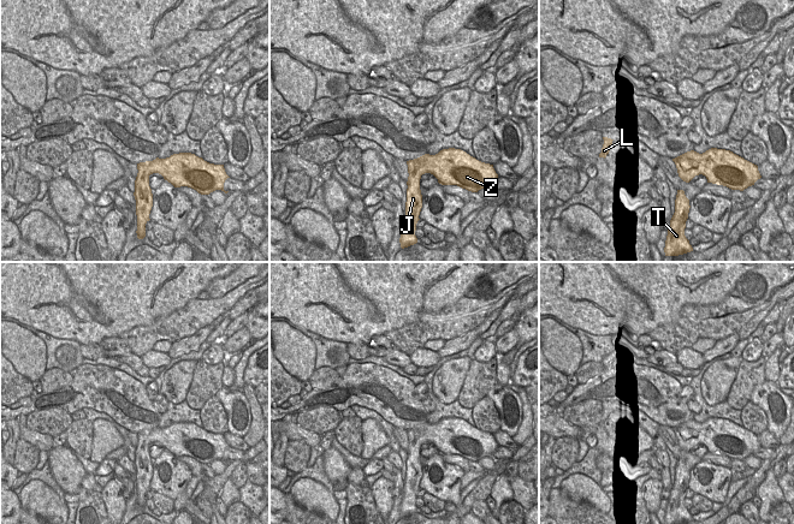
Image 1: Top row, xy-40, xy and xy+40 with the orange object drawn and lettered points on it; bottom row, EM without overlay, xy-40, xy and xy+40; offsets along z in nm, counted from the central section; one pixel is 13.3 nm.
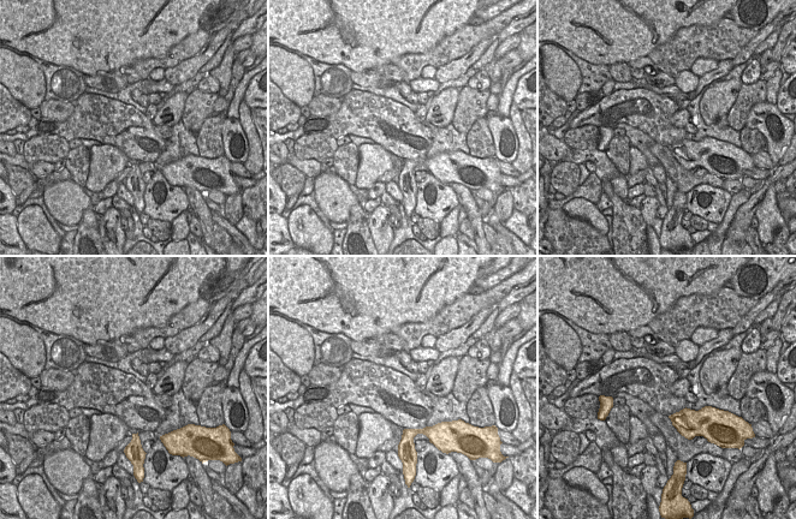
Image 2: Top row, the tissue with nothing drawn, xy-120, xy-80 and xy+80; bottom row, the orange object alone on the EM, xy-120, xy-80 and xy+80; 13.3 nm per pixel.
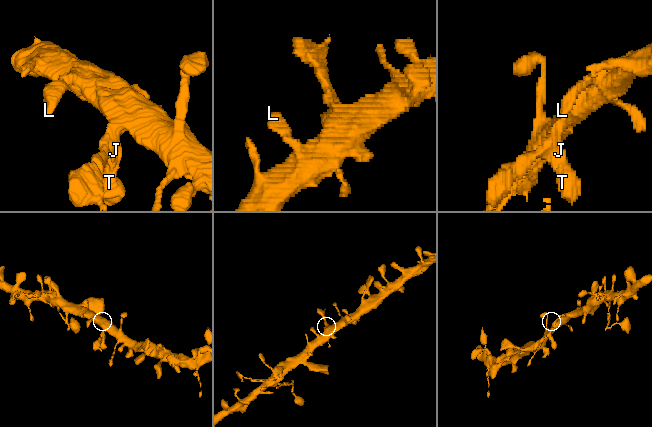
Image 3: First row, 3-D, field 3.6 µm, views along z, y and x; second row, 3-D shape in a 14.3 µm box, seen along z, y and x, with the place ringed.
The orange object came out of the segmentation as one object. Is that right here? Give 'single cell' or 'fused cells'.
single cell

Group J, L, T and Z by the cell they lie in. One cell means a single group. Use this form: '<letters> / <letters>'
J L T Z

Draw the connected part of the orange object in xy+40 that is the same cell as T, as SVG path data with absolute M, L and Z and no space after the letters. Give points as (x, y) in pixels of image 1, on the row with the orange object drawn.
M677 190L675 213L670 220L665 240L665 256L679 256L693 251L689 240L685 236L689 208L689 200L686 197L685 191Z

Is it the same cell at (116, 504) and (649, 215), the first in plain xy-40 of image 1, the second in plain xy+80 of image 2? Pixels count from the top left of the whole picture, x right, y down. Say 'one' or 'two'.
one

